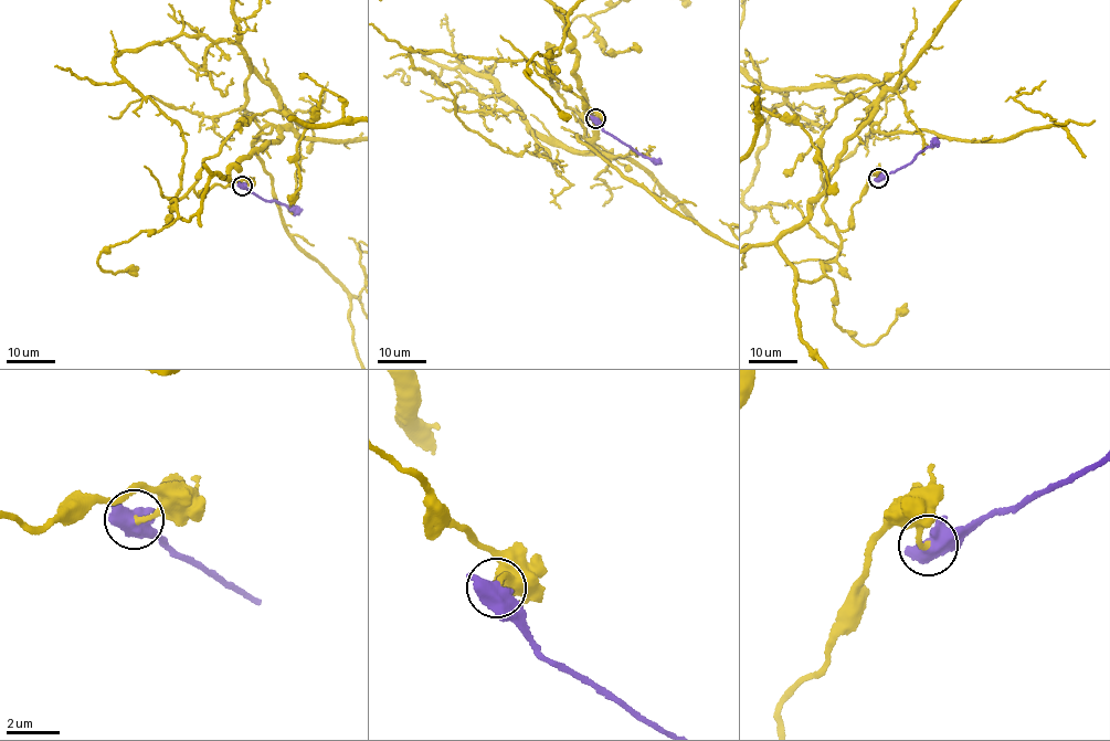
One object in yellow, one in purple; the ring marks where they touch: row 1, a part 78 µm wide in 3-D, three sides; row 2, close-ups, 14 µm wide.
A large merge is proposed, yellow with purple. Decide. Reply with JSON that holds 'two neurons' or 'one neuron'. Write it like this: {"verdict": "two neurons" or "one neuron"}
{"verdict": "two neurons"}

